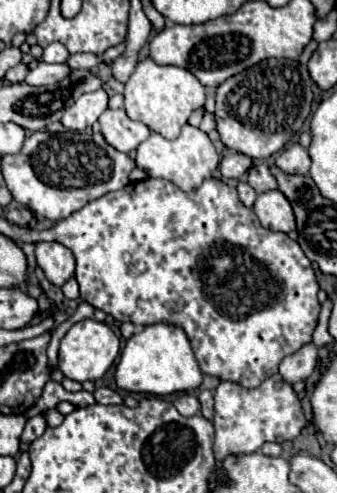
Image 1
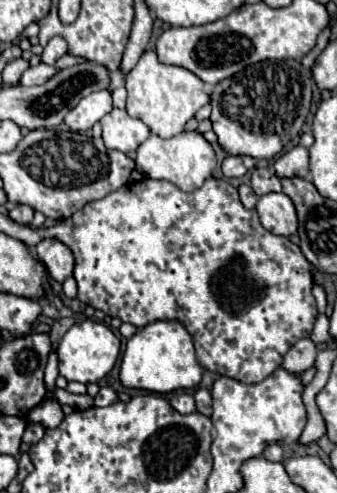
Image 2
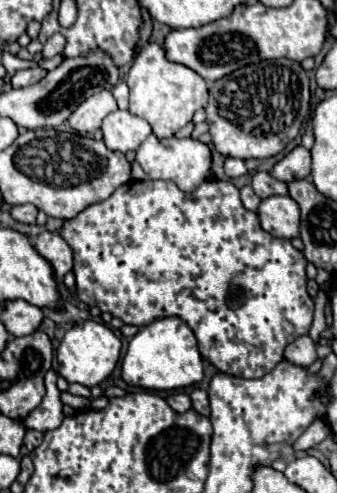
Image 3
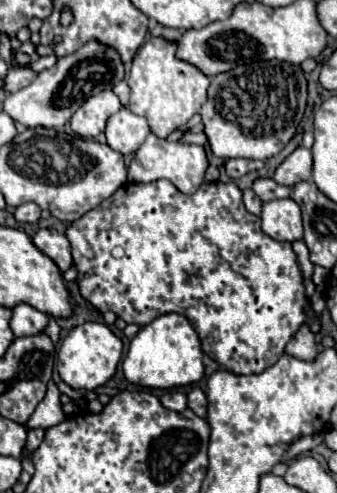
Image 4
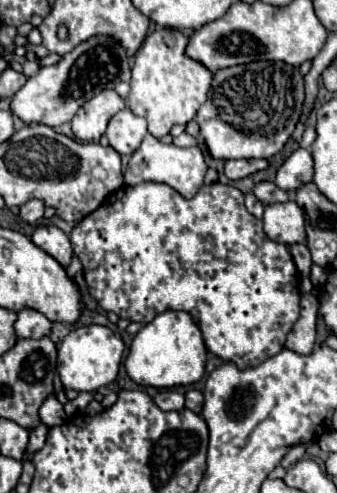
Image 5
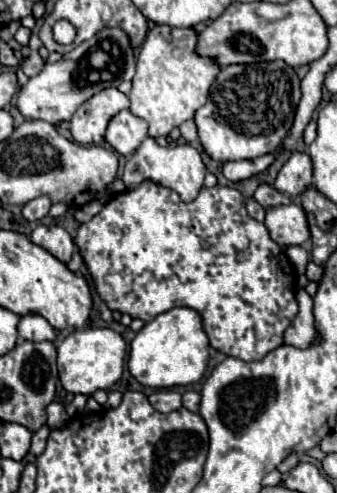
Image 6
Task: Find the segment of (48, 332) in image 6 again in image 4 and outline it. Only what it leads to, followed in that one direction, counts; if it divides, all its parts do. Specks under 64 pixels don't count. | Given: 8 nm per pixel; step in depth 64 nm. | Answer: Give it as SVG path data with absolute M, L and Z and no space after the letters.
M16 304L12 308L12 318L10 318L10 330L14 332L16 338L20 336L32 336L38 334L46 328L48 324L48 316L36 308L32 308L30 304Z

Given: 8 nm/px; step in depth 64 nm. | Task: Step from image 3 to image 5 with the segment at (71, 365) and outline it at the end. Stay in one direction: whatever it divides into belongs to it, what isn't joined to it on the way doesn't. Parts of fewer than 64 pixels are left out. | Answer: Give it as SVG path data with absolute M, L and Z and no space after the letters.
M90 324L72 330L58 348L58 374L64 388L72 388L78 392L94 392L110 384L118 376L122 352L124 342L108 326Z

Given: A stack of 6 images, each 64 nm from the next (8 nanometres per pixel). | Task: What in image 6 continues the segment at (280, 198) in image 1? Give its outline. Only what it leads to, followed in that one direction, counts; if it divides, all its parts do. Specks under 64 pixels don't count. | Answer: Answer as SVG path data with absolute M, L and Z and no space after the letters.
M300 204L274 206L266 210L264 220L270 238L280 246L306 246L308 244L308 222Z

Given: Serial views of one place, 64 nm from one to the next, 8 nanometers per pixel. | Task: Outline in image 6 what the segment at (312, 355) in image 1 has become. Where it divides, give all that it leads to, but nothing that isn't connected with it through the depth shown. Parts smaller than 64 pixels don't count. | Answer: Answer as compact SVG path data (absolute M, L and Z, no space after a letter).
M298 290L296 294L300 312L296 320L290 324L290 328L284 332L284 344L290 344L294 348L308 348L312 340L316 338L316 328L314 328L314 300L306 290Z

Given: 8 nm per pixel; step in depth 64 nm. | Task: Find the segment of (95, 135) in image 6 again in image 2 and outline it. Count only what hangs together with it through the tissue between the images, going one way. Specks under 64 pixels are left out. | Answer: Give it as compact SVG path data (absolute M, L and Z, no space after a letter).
M108 90L84 96L64 118L72 132L88 132L92 126L112 110L112 96Z

